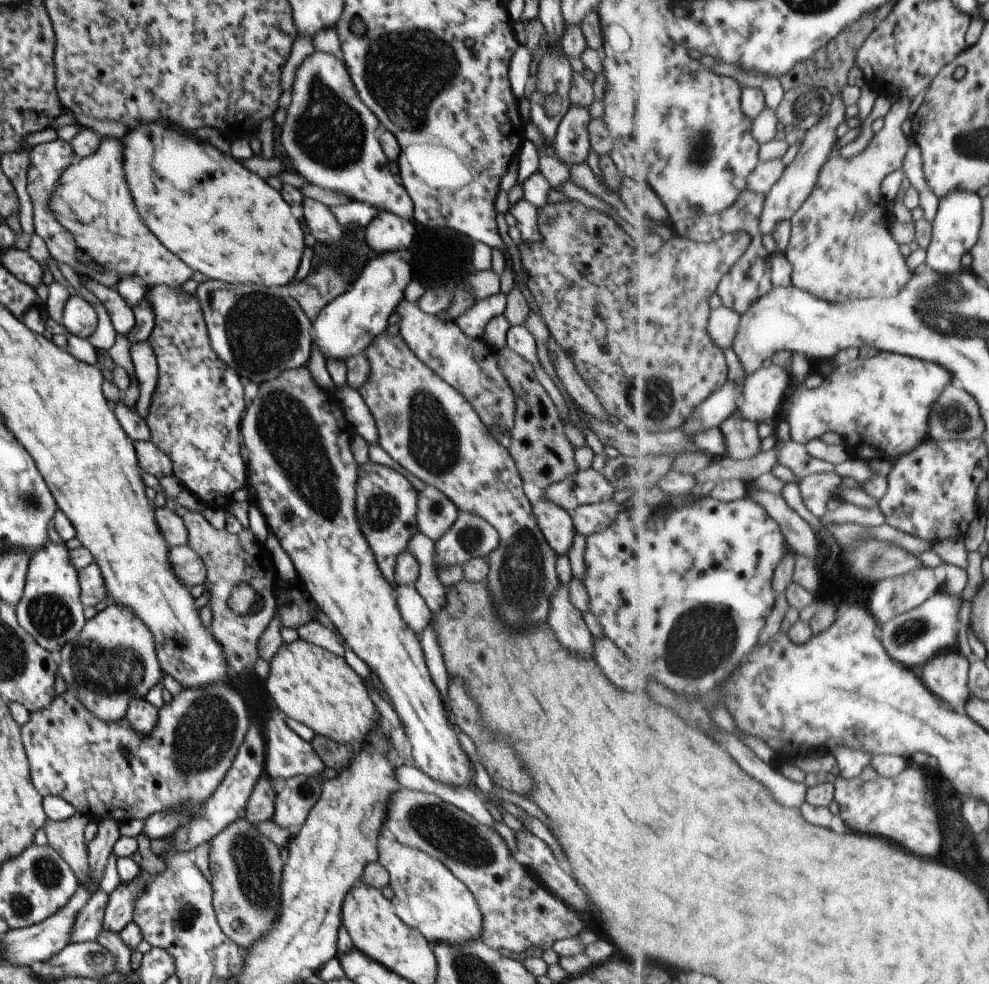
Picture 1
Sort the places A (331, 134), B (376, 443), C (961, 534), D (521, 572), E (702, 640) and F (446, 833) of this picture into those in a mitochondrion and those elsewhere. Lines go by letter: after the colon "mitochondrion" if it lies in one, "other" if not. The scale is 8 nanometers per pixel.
A: mitochondrion
B: other
C: other
D: mitochondrion
E: mitochondrion
F: mitochondrion

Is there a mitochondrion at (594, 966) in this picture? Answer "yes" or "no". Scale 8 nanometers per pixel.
no

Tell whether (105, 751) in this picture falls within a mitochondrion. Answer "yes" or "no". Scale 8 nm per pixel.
no

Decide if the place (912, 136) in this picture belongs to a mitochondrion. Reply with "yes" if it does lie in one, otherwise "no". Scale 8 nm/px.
no

